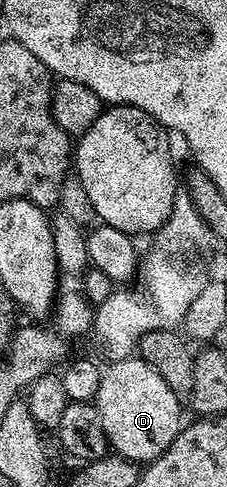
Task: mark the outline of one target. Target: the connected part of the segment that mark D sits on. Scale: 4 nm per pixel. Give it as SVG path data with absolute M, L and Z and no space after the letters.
M139 356L113 361L109 370L100 376L94 405L102 420L102 428L108 437L109 447L121 458L129 458L137 464L147 464L160 458L170 448L182 429L180 422L181 395L175 394L158 376L149 362Z

